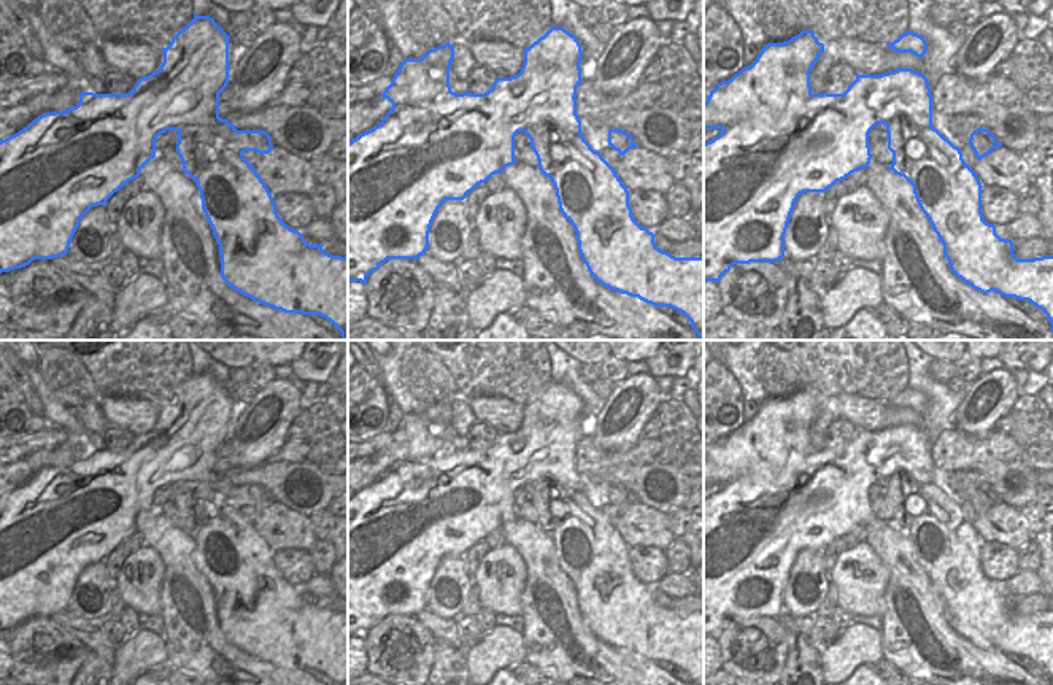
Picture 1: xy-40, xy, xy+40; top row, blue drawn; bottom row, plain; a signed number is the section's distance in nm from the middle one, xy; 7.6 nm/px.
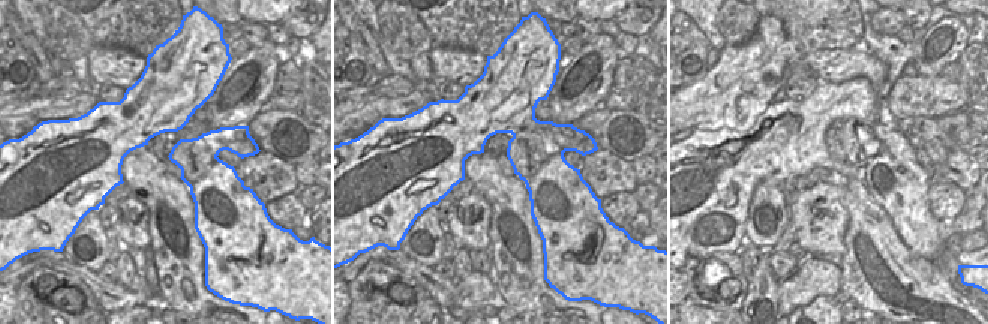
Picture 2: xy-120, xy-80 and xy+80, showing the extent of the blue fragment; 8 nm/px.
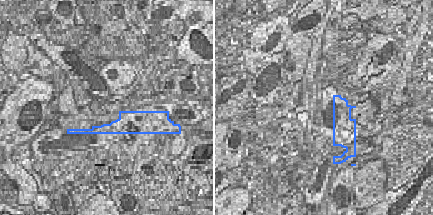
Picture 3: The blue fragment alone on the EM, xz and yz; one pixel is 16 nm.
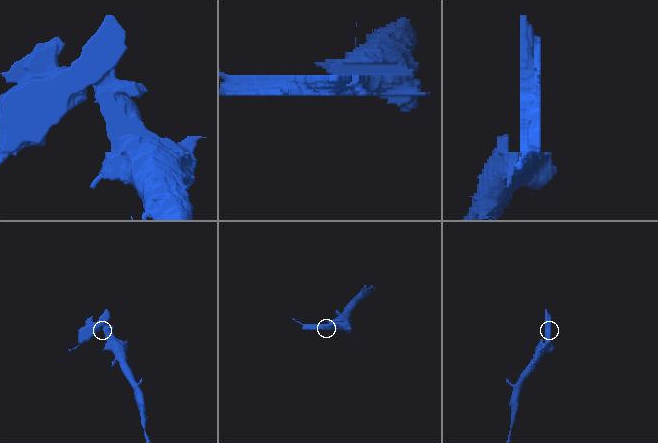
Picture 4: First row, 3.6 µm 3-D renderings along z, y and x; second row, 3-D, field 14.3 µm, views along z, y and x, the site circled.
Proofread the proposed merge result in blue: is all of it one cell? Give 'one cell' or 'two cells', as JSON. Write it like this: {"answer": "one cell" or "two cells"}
{"answer": "two cells"}

